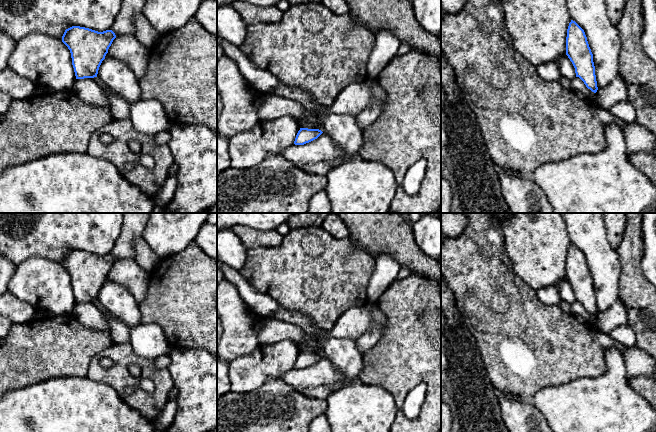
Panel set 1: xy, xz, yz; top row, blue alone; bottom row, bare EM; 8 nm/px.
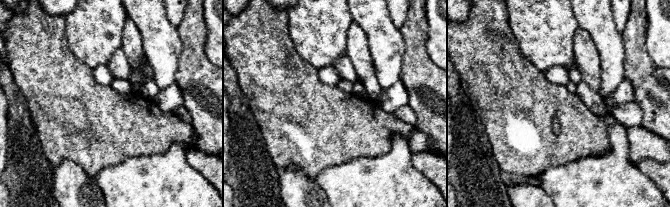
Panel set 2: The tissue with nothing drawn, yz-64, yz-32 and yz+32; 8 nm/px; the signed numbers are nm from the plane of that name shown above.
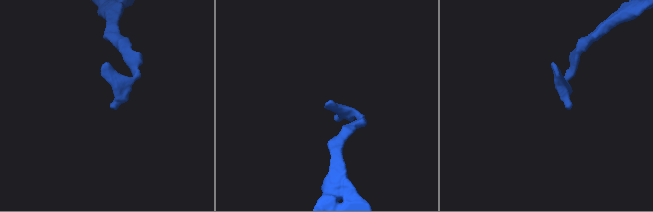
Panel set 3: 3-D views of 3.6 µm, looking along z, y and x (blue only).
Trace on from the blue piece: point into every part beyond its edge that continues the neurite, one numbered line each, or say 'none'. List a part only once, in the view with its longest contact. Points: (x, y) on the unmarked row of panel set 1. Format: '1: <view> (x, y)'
none

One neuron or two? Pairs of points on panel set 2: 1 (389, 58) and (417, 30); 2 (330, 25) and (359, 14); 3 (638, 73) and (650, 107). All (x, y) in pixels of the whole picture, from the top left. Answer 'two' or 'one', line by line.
1: two
2: two
3: one

